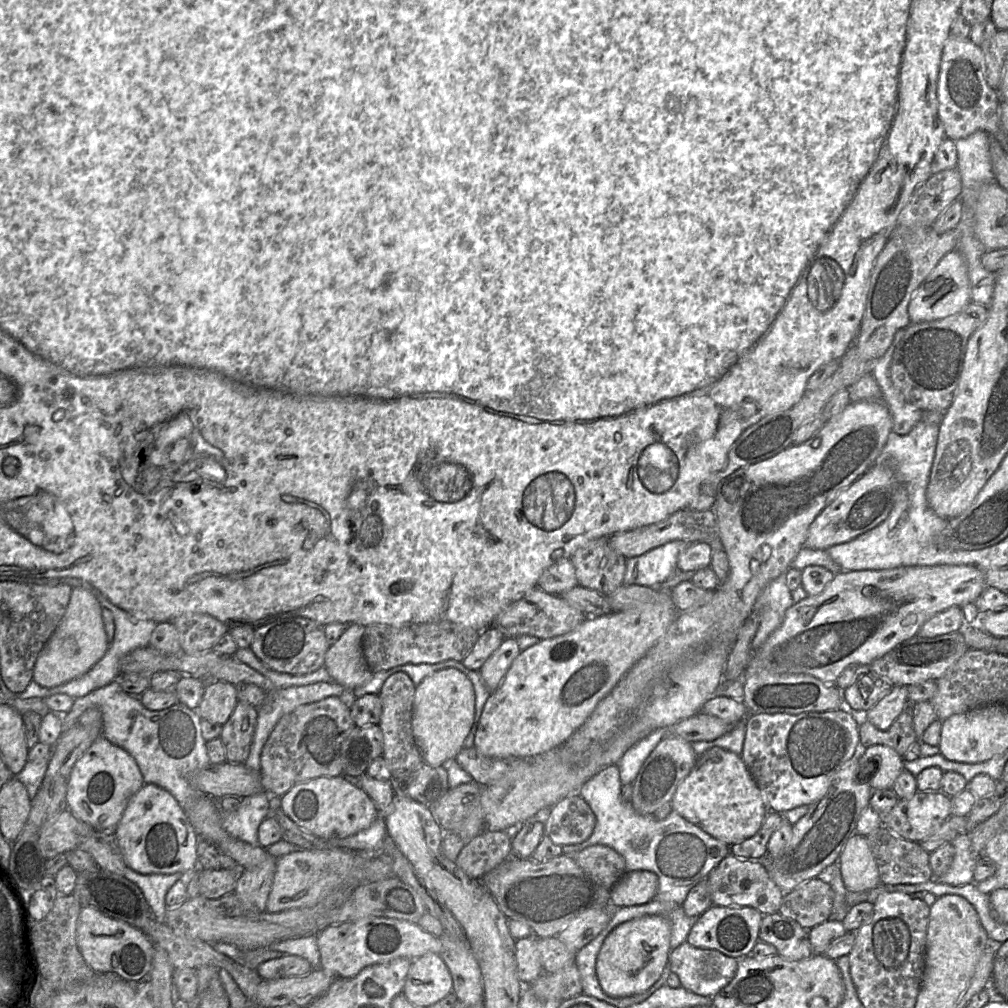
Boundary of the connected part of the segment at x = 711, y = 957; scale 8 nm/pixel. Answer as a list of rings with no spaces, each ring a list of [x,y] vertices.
[[[687,942],[682,943],[669,954],[668,967],[676,974],[684,989],[704,997],[713,997],[735,976],[738,959],[712,949],[696,948]]]

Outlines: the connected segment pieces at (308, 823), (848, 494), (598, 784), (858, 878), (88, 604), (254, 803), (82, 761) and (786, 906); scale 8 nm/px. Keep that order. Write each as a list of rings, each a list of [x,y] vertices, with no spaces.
[[[343,775],[300,783],[281,797],[281,810],[305,832],[320,838],[346,838],[367,829],[379,815],[368,794]]]
[[[875,463],[815,518],[808,530],[805,546],[826,550],[875,528],[890,514],[898,488],[899,480],[895,471],[885,464]]]
[[[616,764],[603,768],[577,791],[588,803],[596,817],[591,836],[579,844],[562,846],[568,855],[593,845],[605,845],[624,859],[626,870],[645,870],[658,877],[657,893],[652,900],[675,903],[681,906],[689,891],[711,872],[728,854],[730,846],[710,836],[676,811],[663,820],[637,813],[629,801],[622,797],[622,784]]]
[[[854,833],[838,860],[843,883],[850,893],[866,892],[881,884],[878,866],[865,837]]]
[[[74,587],[62,620],[40,652],[33,679],[44,687],[56,687],[88,672],[109,647],[102,618],[102,605],[92,588]]]
[[[267,791],[241,798],[239,807],[234,811],[221,811],[222,827],[232,837],[251,845],[258,844],[258,828],[260,823],[269,815],[269,796]]]
[[[98,708],[86,709],[79,723],[98,728],[99,736],[79,757],[70,772],[66,785],[67,809],[97,831],[113,832],[128,801],[145,782],[133,757],[101,735],[101,712]]]
[[[814,877],[785,892],[779,913],[810,930],[833,917],[834,892],[823,877]]]

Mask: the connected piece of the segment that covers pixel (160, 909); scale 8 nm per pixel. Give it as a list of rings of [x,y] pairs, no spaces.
[[[127,866],[124,876],[141,889],[155,919],[164,923],[168,909],[165,904],[165,896],[172,885],[184,877],[184,874],[141,874]]]

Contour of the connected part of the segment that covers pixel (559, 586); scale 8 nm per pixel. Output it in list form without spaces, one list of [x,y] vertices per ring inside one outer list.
[[[564,558],[543,570],[537,586],[547,593],[562,595],[577,584],[574,565],[570,559]]]

